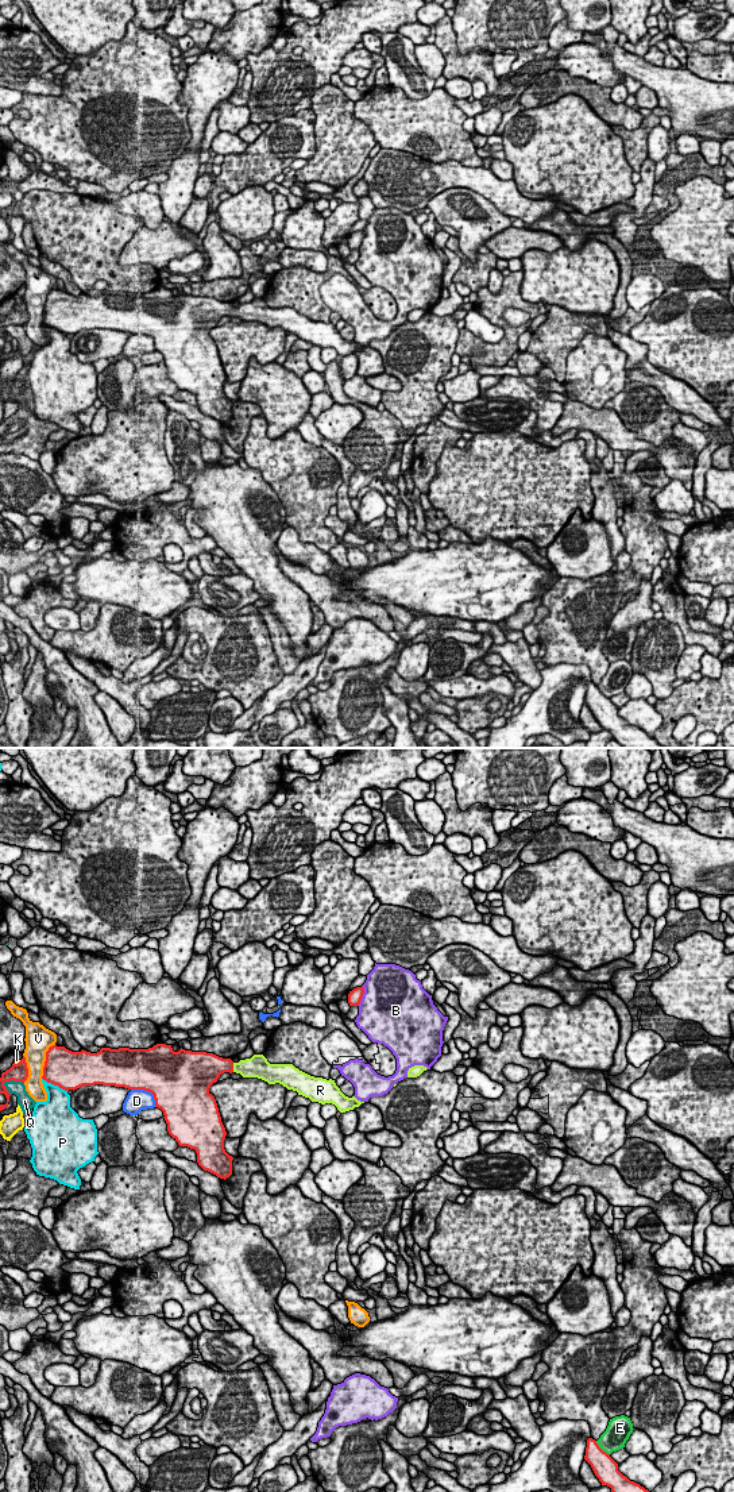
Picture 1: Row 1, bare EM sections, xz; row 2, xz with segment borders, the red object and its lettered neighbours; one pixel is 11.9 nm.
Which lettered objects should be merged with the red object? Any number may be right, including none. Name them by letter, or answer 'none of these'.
R

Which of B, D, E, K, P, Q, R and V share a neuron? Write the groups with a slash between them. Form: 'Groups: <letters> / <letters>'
Groups: B / D / E / K / P / Q / R / V

